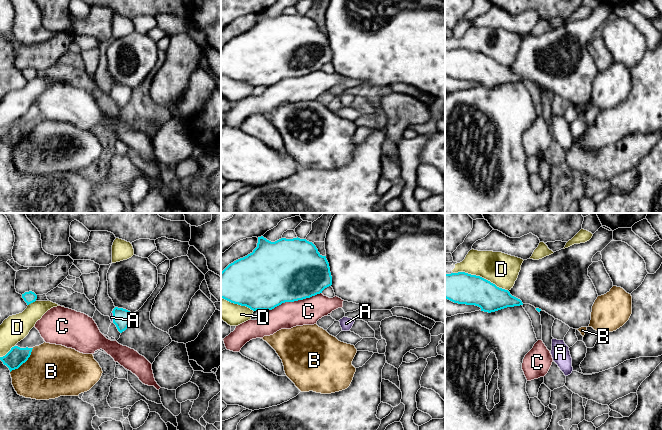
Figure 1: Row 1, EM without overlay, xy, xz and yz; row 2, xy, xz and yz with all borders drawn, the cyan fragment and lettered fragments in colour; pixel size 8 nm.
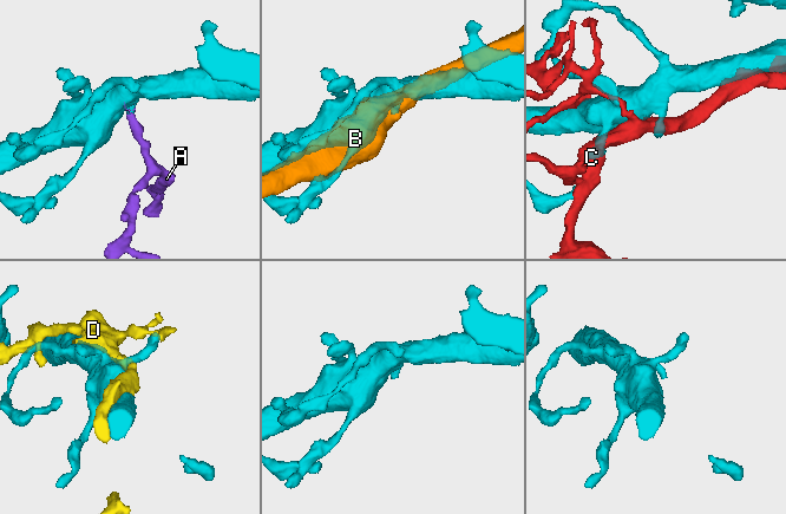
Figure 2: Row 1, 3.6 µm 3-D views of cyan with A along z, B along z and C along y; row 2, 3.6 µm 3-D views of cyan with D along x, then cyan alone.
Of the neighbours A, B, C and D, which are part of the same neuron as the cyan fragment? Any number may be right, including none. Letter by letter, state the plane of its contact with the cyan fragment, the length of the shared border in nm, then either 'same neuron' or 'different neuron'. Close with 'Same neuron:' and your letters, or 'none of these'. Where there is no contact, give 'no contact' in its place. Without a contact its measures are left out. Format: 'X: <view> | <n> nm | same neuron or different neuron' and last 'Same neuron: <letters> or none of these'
A: xy | 90 nm | same neuron
B: xy | 280 nm | different neuron
C: xz | 460 nm | different neuron
D: yz | 480 nm | different neuron
Same neuron: A

